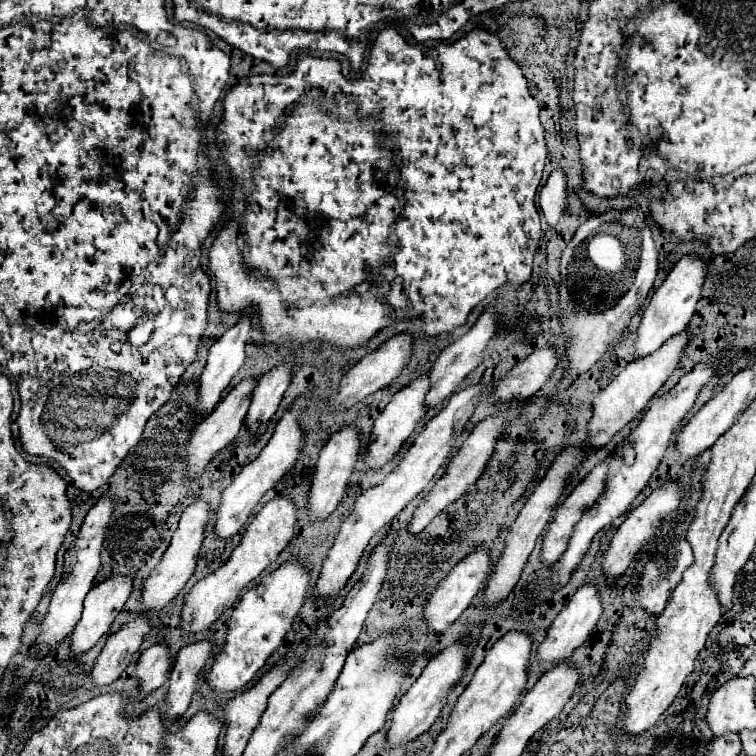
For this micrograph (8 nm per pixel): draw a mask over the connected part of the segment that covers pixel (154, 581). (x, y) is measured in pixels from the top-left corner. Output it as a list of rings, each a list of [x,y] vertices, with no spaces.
[[[196,502],[192,506],[188,506],[180,518],[180,526],[172,536],[172,544],[168,546],[168,550],[164,552],[160,564],[152,570],[152,574],[144,580],[140,592],[140,602],[142,602],[142,612],[158,612],[162,610],[168,602],[172,602],[178,592],[184,588],[184,584],[190,580],[196,562],[198,562],[198,550],[202,546],[202,538],[204,538],[204,526],[208,522],[210,510],[206,506],[206,502]]]

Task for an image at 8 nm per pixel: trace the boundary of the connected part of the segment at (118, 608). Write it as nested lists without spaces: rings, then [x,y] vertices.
[[[128,578],[104,580],[88,592],[84,600],[82,620],[70,636],[70,650],[74,658],[88,652],[104,634],[108,634],[112,622],[122,612],[130,592],[132,582]]]

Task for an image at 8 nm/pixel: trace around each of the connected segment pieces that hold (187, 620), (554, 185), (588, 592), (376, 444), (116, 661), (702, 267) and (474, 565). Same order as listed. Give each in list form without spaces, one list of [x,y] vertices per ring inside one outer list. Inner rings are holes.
[[[274,498],[270,500],[260,514],[256,514],[256,518],[250,522],[250,526],[246,528],[240,546],[232,552],[230,560],[226,564],[222,564],[216,572],[208,574],[206,578],[202,578],[188,594],[184,600],[184,608],[180,612],[180,628],[184,630],[184,634],[198,634],[208,630],[220,614],[224,614],[224,610],[234,608],[240,592],[244,590],[244,586],[248,582],[252,582],[254,578],[258,578],[262,574],[262,570],[266,566],[270,566],[278,554],[288,546],[292,534],[294,534],[294,524],[296,524],[296,508],[294,502],[290,498]]]
[[[562,170],[550,174],[548,182],[540,192],[540,208],[546,214],[548,224],[556,226],[566,206],[566,176]]]
[[[592,582],[584,584],[582,588],[578,588],[578,592],[572,596],[572,600],[564,606],[564,610],[554,618],[544,642],[538,646],[538,658],[548,664],[558,664],[562,660],[568,660],[574,654],[574,650],[580,644],[584,644],[586,638],[592,634],[600,614],[602,614],[602,604],[598,598],[598,586]]]
[[[422,374],[418,380],[414,380],[410,386],[402,388],[400,392],[394,394],[392,402],[384,408],[384,412],[378,416],[376,424],[374,424],[374,430],[372,430],[372,436],[370,436],[370,444],[368,444],[368,450],[366,450],[366,466],[368,470],[378,470],[382,468],[386,462],[390,462],[394,458],[394,454],[402,448],[404,440],[416,430],[418,422],[426,416],[426,408],[424,408],[424,396],[428,394],[430,386],[428,386],[428,374]]]
[[[136,614],[128,624],[124,624],[122,630],[110,634],[104,650],[100,652],[94,668],[90,670],[94,686],[102,688],[118,680],[120,674],[130,664],[132,656],[138,652],[148,632],[150,632],[150,624],[146,614]]]
[[[684,256],[666,276],[662,286],[652,294],[642,322],[638,326],[638,336],[634,344],[634,358],[646,358],[648,354],[656,352],[666,340],[672,336],[680,334],[686,330],[690,318],[696,312],[696,302],[700,300],[700,290],[704,284],[704,274],[706,274],[706,262],[702,262],[698,256]]]
[[[478,548],[476,552],[472,552],[470,556],[460,560],[450,570],[450,574],[430,592],[430,596],[424,604],[422,618],[426,620],[426,630],[432,634],[442,634],[470,606],[472,598],[482,588],[482,584],[486,582],[488,572],[490,572],[490,556],[488,556],[488,550],[484,550],[484,548]]]

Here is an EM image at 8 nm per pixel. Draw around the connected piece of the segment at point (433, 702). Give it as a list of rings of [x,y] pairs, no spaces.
[[[460,644],[448,646],[446,650],[442,650],[428,662],[428,666],[420,674],[420,678],[410,686],[410,690],[406,694],[402,694],[398,706],[392,710],[392,722],[390,722],[390,728],[386,734],[392,748],[404,746],[404,744],[416,740],[422,732],[426,732],[434,724],[442,706],[446,704],[448,692],[458,682],[462,670],[466,666],[466,662],[462,658],[464,658],[464,646],[460,646]]]

